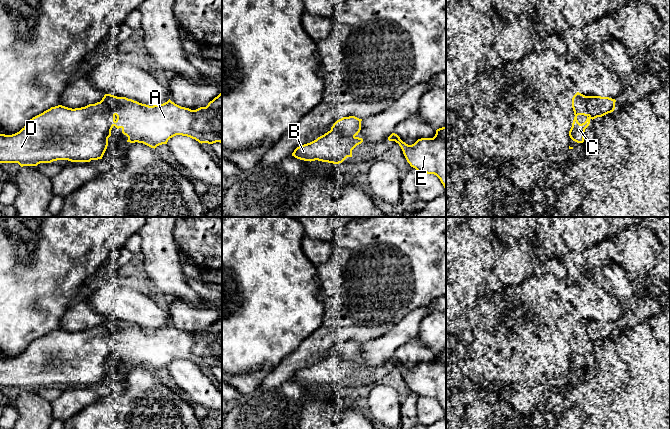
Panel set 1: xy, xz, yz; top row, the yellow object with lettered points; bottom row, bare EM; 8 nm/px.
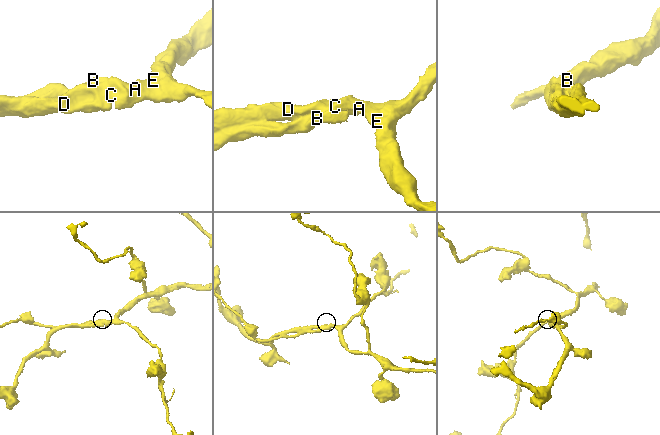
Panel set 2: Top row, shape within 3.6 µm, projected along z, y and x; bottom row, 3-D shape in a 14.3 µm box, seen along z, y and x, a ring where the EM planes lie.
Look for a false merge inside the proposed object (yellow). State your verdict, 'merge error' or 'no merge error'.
merge error

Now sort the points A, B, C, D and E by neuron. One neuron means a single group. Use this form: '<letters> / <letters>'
A C D E / B

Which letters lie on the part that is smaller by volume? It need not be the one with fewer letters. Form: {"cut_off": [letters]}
{"cut_off": ["B"]}

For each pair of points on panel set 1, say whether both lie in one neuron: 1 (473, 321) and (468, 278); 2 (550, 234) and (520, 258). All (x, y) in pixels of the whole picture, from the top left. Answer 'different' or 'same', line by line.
1: different
2: different

